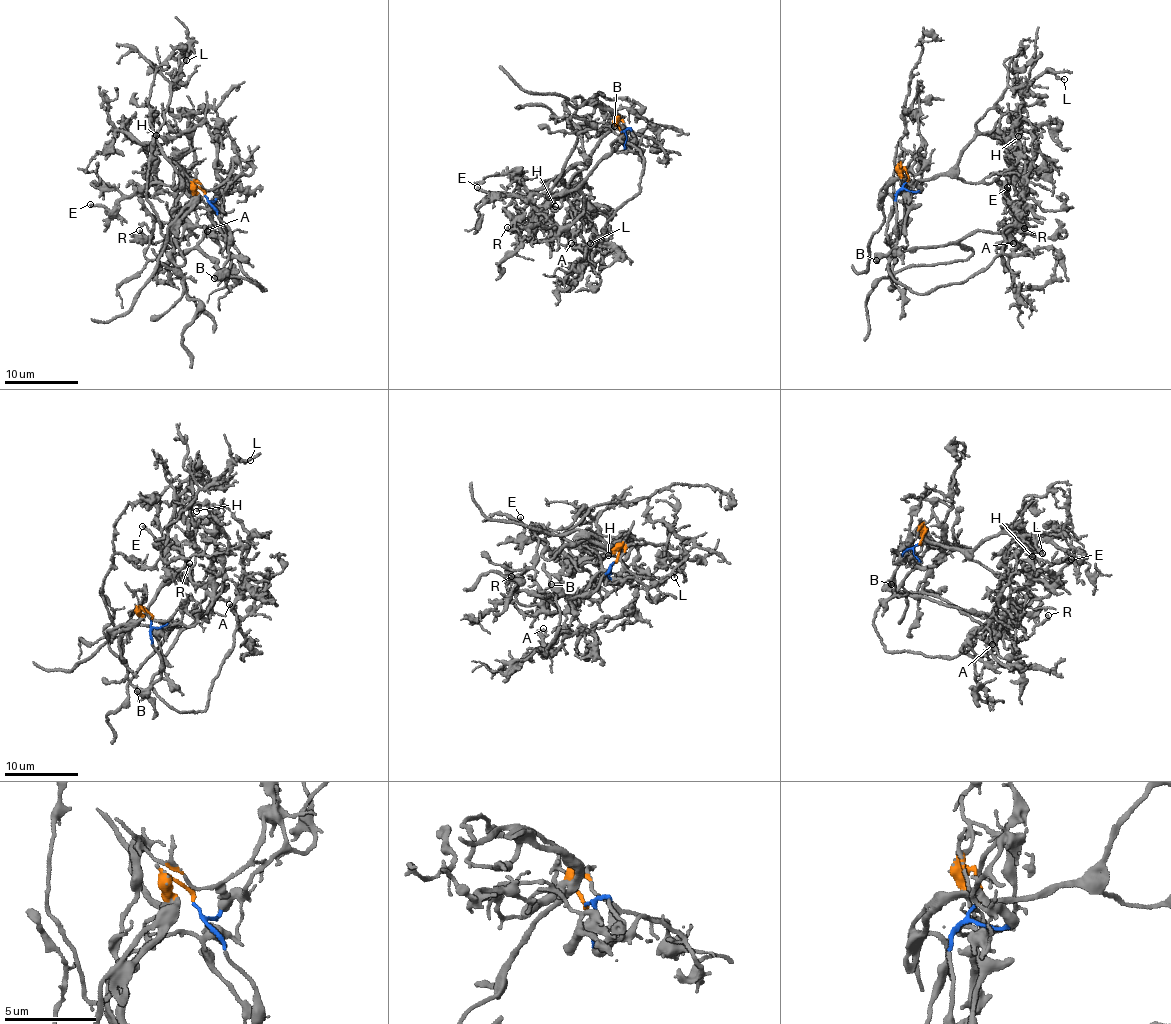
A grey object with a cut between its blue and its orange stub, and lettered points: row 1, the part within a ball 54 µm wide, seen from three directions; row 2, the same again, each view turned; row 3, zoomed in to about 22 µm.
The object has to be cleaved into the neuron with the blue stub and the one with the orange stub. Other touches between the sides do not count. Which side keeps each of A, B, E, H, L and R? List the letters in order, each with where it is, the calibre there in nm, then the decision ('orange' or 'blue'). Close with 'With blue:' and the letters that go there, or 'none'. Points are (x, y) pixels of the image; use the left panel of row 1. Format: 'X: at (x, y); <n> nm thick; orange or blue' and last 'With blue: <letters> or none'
A: at (207, 231); 240 nm thick; blue
B: at (214, 278); 550 nm thick; blue
E: at (90, 204); 220 nm thick; orange
H: at (156, 135); 120 nm thick; orange
L: at (186, 60); 180 nm thick; orange
R: at (139, 230); 200 nm thick; blue
With blue: A, B, R

